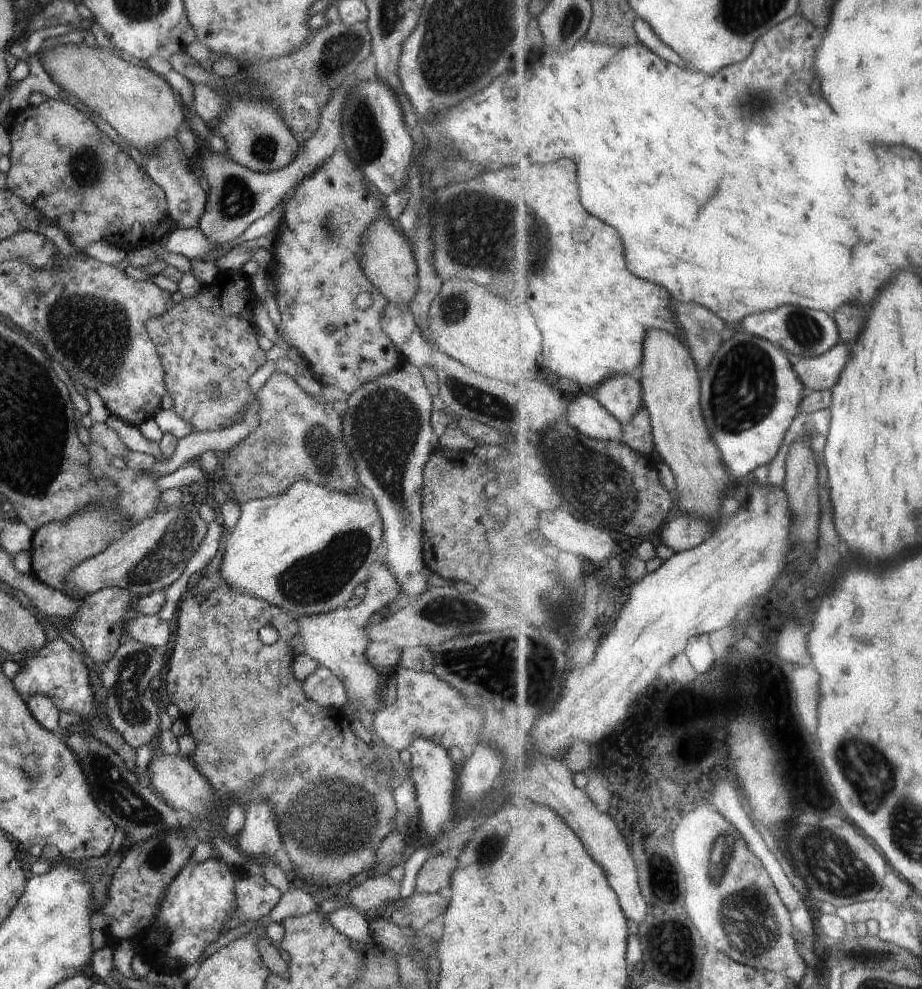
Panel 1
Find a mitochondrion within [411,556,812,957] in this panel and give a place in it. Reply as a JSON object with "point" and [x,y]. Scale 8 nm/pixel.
{"point":[512,671]}

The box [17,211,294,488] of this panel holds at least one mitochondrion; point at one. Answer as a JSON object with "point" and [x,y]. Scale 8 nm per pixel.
{"point":[95,335]}

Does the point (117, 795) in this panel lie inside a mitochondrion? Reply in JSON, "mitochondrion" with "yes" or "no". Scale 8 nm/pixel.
{"mitochondrion":"yes"}

